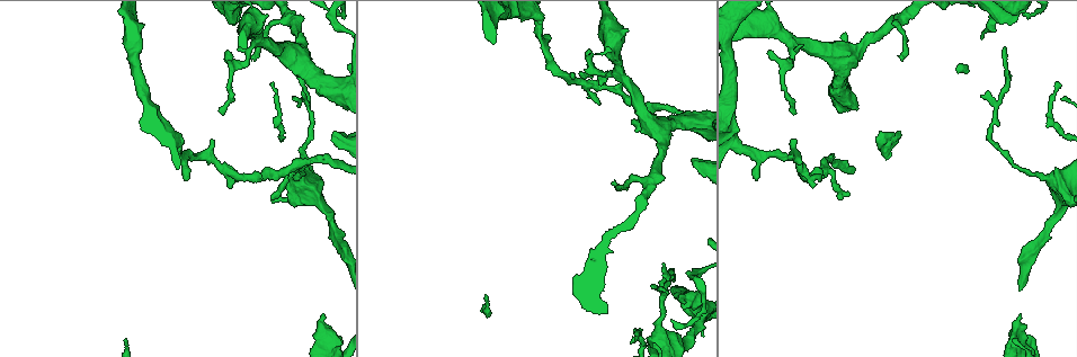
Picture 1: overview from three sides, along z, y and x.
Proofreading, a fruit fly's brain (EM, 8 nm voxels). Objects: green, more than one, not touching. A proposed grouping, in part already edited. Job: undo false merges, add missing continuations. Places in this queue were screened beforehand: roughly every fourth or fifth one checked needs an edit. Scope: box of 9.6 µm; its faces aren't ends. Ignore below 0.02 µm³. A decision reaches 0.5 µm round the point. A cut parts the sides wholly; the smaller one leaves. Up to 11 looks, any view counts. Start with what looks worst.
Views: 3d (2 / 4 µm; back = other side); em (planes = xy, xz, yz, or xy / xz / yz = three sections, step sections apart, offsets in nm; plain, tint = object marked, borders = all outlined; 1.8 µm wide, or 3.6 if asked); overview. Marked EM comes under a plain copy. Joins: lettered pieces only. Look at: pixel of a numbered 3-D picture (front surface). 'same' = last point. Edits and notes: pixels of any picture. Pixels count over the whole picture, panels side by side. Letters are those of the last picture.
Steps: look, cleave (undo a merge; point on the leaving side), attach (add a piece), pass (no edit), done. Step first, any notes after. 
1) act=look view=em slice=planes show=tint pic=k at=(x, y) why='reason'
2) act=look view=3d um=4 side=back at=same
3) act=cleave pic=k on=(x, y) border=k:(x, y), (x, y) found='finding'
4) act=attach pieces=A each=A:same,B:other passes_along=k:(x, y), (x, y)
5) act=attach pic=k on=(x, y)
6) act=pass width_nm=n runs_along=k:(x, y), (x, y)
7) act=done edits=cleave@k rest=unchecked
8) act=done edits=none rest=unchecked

act=look view=3d um=4 pic=1 at=(324, 314) why='stops while still wide'

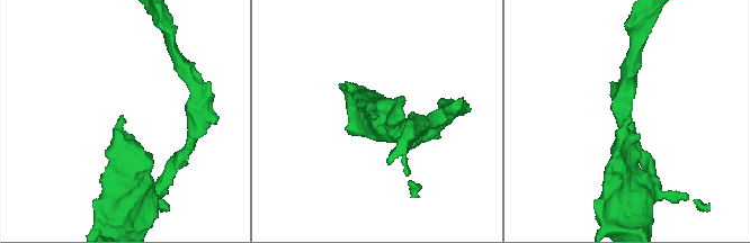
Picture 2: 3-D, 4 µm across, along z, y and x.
act=look view=em slice=planes show=borders pic=2 at=(374, 116)

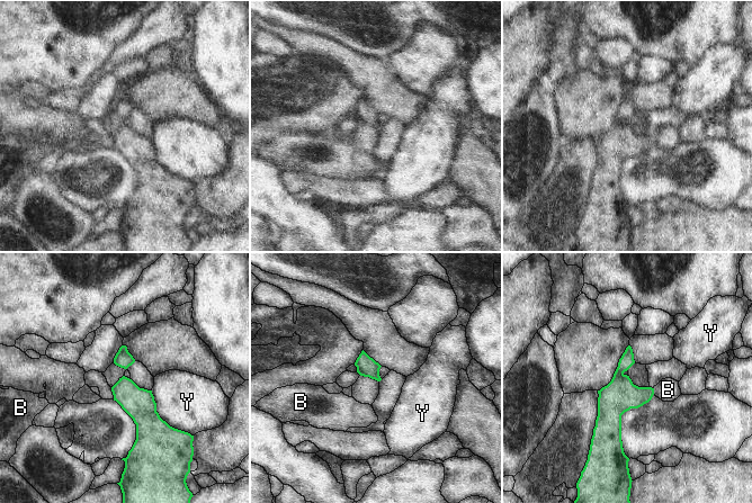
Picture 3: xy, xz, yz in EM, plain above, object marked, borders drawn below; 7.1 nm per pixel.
act=pass longest_contact=Y:360nm each=B:other,Y:other found='none of them fits'

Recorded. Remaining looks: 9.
act=look view=em slice=xz step=8 show=tint pic=1 at=(697, 158) why='free end'

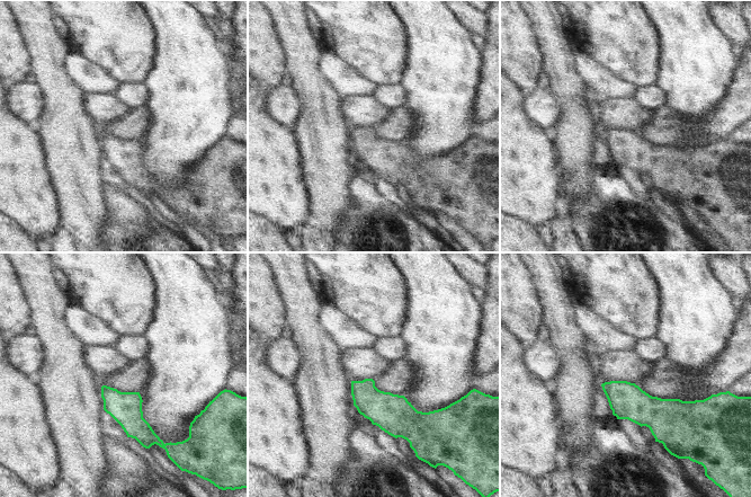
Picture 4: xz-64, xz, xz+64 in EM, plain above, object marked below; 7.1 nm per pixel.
act=look view=em slice=planes show=borders at=same

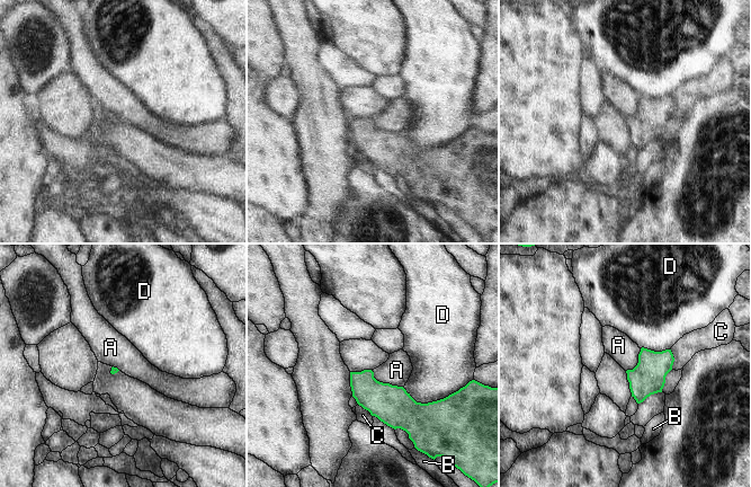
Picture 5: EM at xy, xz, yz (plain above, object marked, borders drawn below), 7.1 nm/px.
act=pass each=A:other,B:other,C:other,D:other border=5:(370, 370), (377, 380), (402, 387) found='none of them fits'

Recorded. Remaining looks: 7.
act=look view=3d um=4 pic=1 at=(769, 53) why='branch stops here'

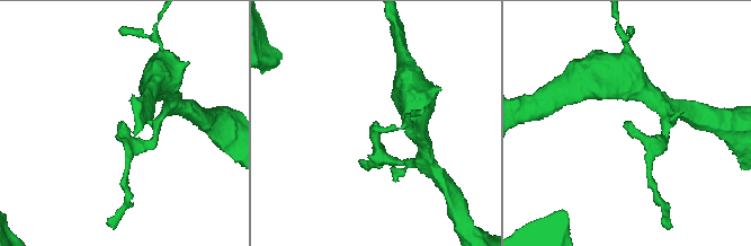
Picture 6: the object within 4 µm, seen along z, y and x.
act=look view=em slice=planes show=borders pic=6 at=(623, 125)

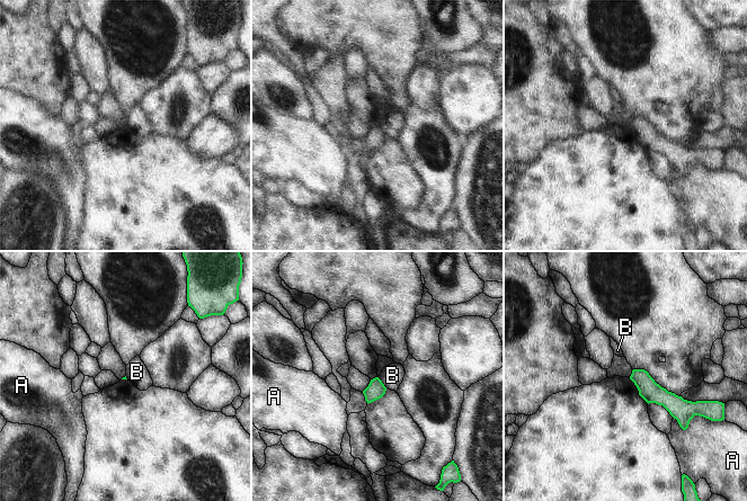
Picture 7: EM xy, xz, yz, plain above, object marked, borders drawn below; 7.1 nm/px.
act=pass longest_contact=A:190nm each=A:other,B:other runs_along=7:(634, 373), (656, 394), (687, 412) found='no lettered piece goes on from it'

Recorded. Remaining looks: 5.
act=look view=em slice=planes show=tint pic=1 at=(649, 180) why='a fork'

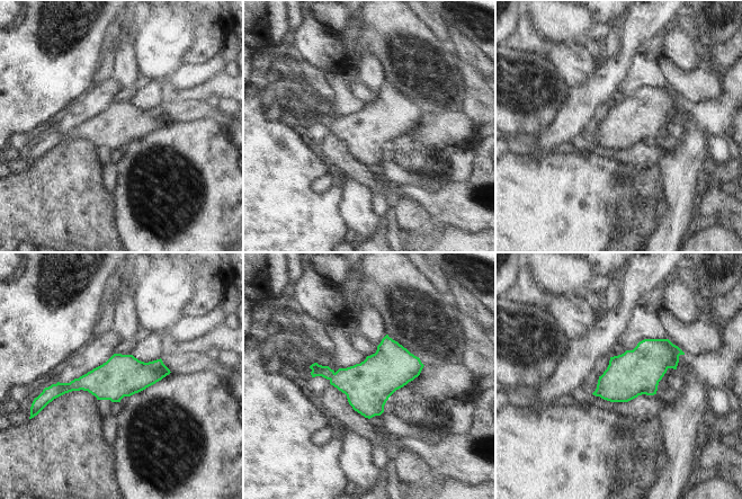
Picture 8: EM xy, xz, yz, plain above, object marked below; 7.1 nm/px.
act=look view=em slice=planes show=borders at=same

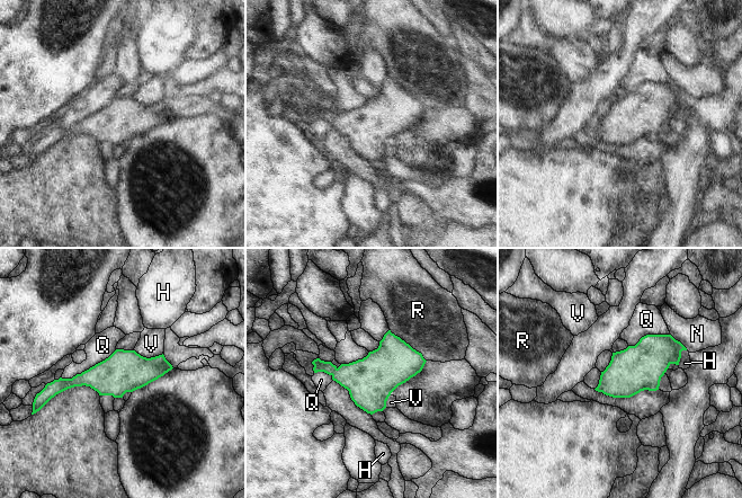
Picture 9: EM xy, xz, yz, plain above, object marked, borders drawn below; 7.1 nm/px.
act=pass each=H:other,N:other,Q:other,R:other,V:other runs_along=9:(168, 366), (53, 387) found='continuous, no second neuron'

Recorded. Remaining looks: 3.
act=done edits=none rest=unchecked

